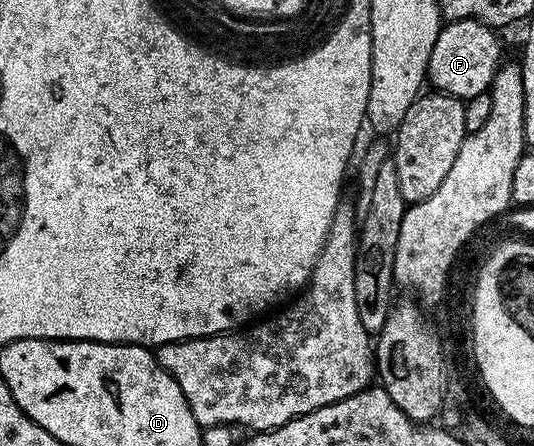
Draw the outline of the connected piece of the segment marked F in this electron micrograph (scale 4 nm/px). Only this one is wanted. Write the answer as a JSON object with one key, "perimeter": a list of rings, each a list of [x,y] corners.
{"perimeter":[[[473,17],[463,21],[446,21],[436,35],[426,68],[426,81],[434,84],[431,86],[437,92],[456,97],[463,103],[487,92],[498,74],[498,66],[504,61],[502,45],[494,33],[497,32],[491,26],[475,21]]]}

